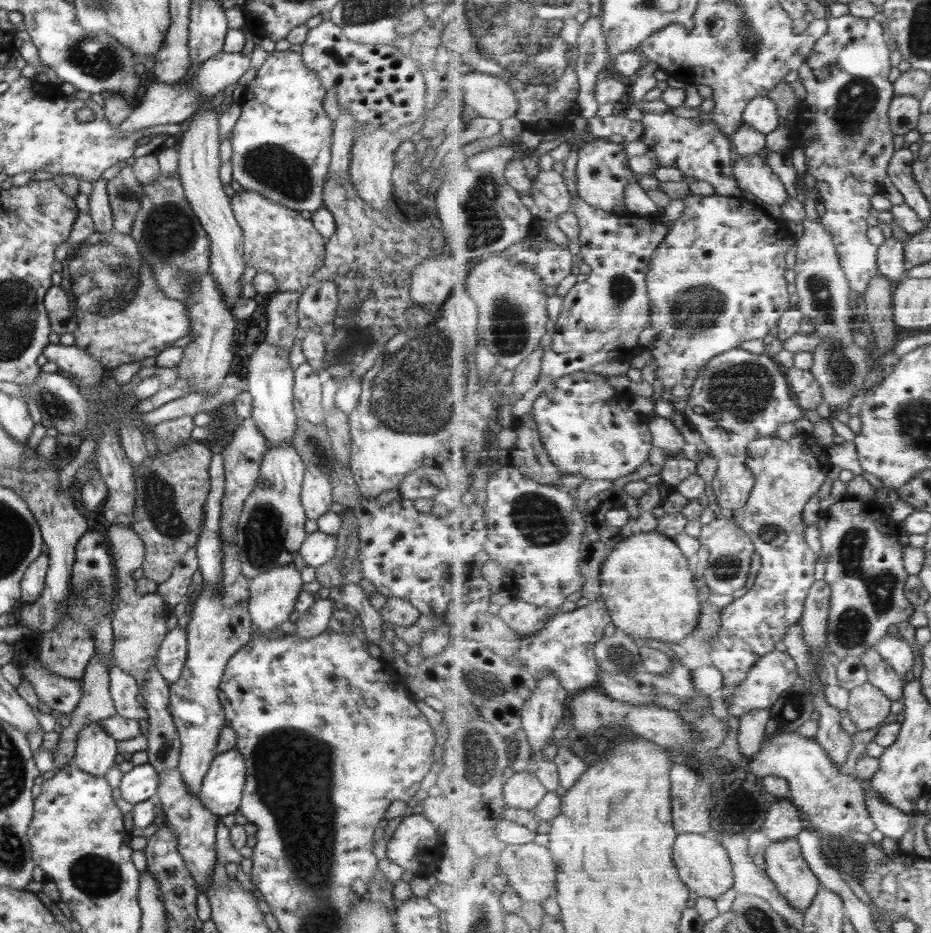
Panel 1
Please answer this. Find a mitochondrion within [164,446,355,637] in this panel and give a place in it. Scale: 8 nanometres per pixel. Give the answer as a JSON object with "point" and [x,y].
{"point":[263,539]}

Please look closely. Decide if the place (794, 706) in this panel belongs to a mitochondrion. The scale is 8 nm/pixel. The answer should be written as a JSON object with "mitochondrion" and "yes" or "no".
{"mitochondrion":"yes"}

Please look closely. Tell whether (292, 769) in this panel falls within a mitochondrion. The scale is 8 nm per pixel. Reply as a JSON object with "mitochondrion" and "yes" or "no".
{"mitochondrion":"yes"}

